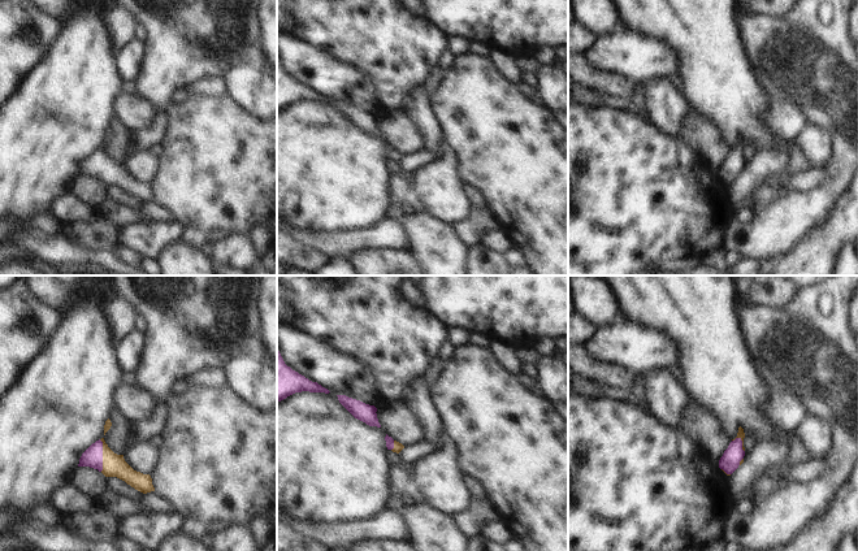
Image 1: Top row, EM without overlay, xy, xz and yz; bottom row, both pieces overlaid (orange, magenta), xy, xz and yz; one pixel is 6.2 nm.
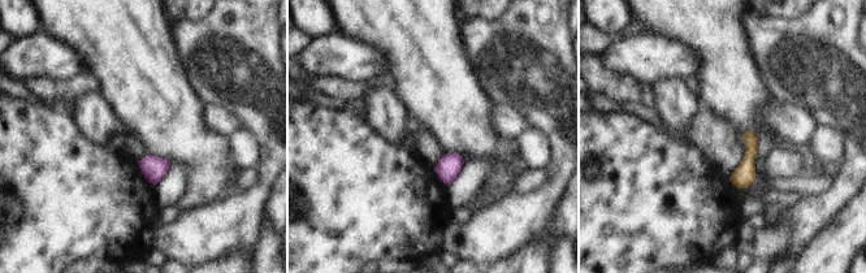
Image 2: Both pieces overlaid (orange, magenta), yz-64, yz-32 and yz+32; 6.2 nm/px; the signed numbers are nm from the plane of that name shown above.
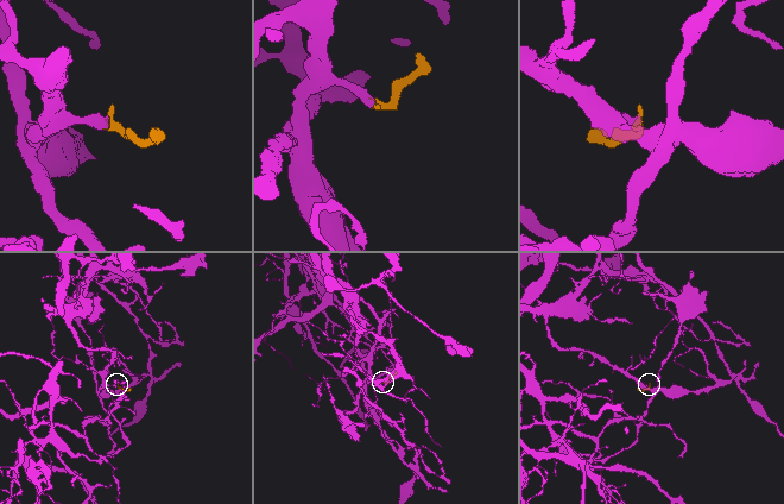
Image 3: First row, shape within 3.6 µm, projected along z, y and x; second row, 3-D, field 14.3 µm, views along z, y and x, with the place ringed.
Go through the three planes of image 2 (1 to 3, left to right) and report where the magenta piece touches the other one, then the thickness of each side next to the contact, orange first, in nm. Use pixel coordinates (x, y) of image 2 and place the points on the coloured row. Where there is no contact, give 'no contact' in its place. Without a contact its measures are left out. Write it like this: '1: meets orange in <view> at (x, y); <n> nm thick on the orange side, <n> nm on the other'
1: no contact
2: no contact
3: no contact

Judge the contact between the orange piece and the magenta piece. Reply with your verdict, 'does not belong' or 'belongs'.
belongs

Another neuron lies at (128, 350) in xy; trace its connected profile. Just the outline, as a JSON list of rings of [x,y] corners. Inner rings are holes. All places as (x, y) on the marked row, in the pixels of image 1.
[[[135,330],[116,343],[116,360],[122,372],[134,372],[136,369],[143,348],[144,335]]]

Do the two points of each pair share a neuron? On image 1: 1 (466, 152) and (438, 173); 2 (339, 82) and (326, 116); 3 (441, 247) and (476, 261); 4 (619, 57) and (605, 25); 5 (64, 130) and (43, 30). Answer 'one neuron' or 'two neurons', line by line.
1: two neurons
2: two neurons
3: two neurons
4: two neurons
5: two neurons

